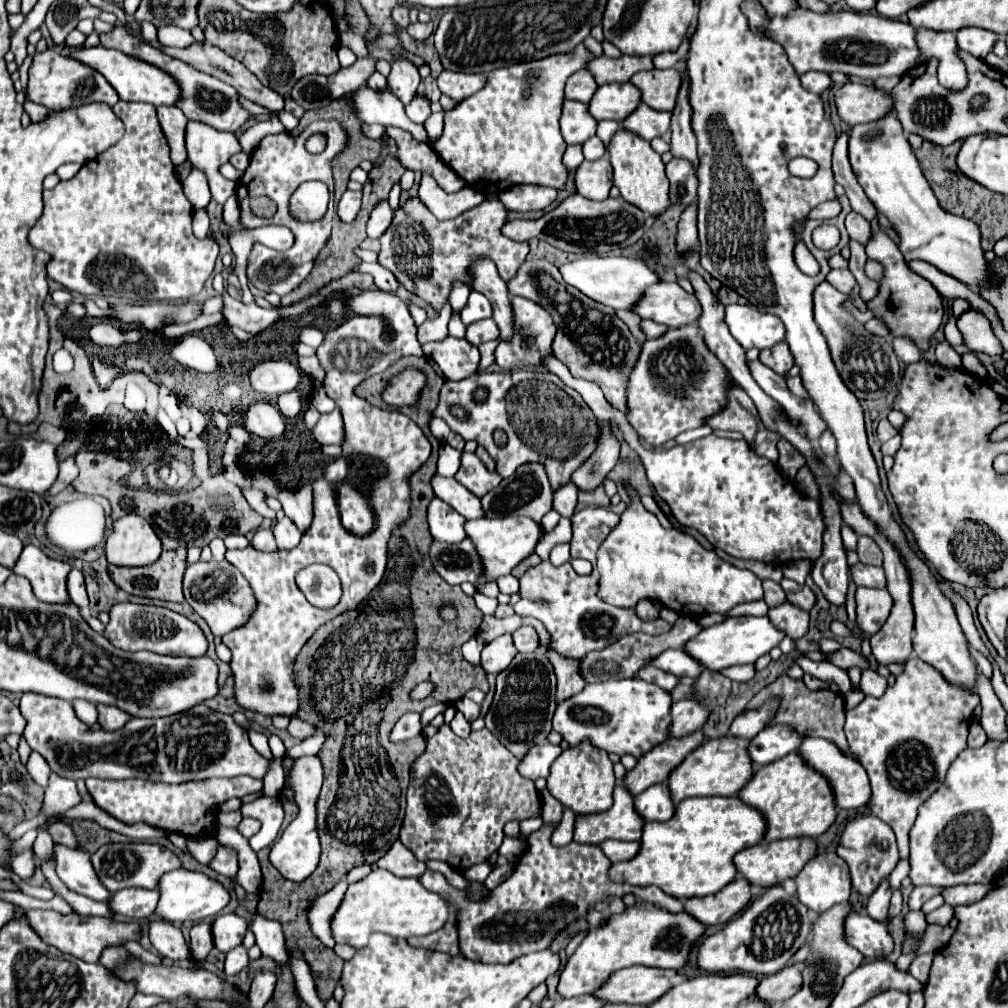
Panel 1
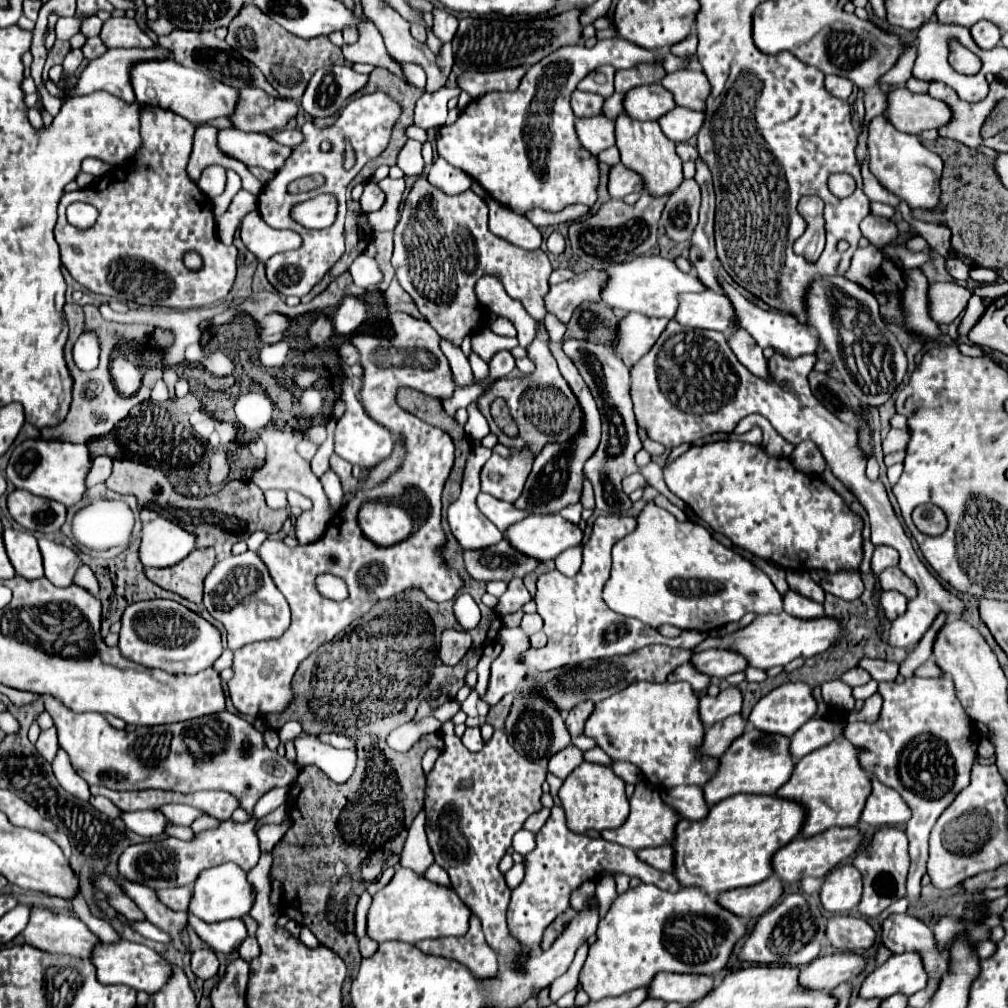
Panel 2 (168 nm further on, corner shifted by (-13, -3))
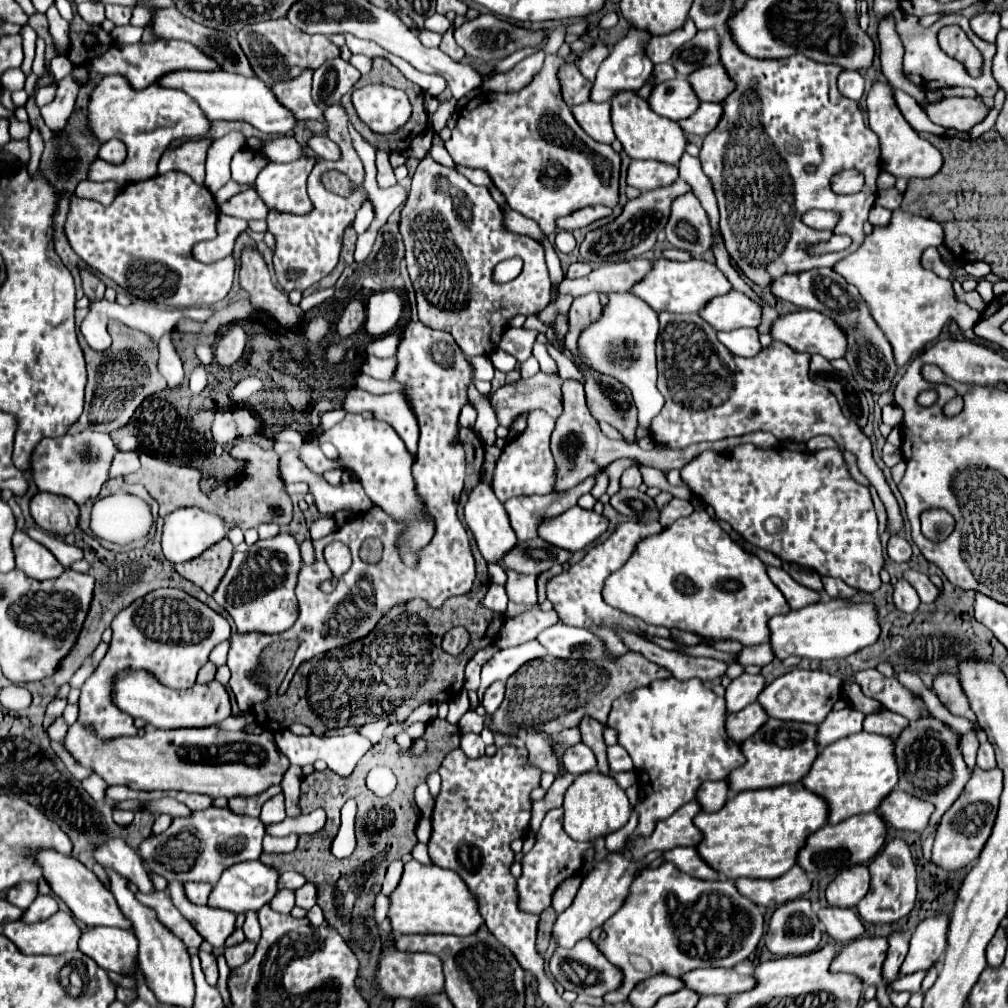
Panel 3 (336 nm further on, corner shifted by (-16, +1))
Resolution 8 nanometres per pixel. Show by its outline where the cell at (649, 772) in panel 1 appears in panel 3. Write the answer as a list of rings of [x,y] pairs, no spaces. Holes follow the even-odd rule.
[[[752,703],[748,707],[744,707],[742,711],[738,713],[730,713],[726,717],[726,733],[728,733],[728,739],[732,741],[746,741],[752,733],[756,733],[762,723],[768,719],[768,715],[764,713],[764,709],[758,705],[758,703]]]

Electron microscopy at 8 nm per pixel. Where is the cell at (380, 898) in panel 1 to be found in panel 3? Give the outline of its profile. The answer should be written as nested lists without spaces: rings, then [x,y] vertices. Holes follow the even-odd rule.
[[[408,861],[404,865],[402,879],[390,895],[388,919],[392,931],[398,935],[420,935],[420,933],[448,933],[448,935],[472,935],[484,923],[478,913],[476,899],[464,885],[458,873],[442,869],[438,865],[420,865]]]

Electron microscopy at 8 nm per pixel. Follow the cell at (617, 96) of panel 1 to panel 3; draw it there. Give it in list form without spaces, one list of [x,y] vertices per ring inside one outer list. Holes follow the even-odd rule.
[[[676,77],[672,81],[658,83],[648,97],[648,105],[654,113],[678,121],[690,117],[698,109],[698,99],[690,83],[684,77]]]

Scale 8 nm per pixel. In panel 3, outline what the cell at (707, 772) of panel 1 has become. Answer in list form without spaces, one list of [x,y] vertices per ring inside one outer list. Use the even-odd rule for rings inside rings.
[[[768,719],[752,737],[748,737],[740,745],[746,757],[746,763],[728,775],[730,791],[736,795],[740,791],[750,791],[750,789],[798,783],[808,773],[808,769],[812,767],[812,761],[818,755],[814,737],[816,737],[816,725]]]

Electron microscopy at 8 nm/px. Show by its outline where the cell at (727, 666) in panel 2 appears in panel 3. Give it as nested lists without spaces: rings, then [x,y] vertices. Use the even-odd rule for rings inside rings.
[[[762,643],[762,645],[742,647],[742,651],[738,651],[734,655],[734,659],[742,667],[746,667],[746,665],[760,665],[760,667],[764,667],[764,665],[768,665],[774,659],[774,655],[772,655],[770,643]]]

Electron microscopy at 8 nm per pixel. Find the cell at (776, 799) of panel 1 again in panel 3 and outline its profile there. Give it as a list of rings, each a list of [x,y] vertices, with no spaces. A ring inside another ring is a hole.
[[[860,731],[824,747],[812,771],[800,781],[808,791],[820,795],[828,803],[828,823],[840,823],[852,815],[876,811],[880,801],[896,787],[898,767],[894,761],[894,741],[884,735]]]

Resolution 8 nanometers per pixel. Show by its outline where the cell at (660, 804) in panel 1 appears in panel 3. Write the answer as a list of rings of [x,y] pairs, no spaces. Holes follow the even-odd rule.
[[[704,781],[700,791],[696,791],[696,801],[708,813],[722,809],[728,799],[728,781]]]

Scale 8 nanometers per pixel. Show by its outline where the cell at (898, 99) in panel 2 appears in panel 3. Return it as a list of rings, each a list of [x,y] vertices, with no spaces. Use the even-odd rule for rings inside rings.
[[[948,97],[940,101],[930,101],[924,105],[928,119],[944,129],[970,129],[988,115],[990,105],[984,99],[960,99]]]

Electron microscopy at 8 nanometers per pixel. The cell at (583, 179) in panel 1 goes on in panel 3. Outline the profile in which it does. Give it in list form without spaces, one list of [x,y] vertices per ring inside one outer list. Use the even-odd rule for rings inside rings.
[[[632,161],[628,165],[626,183],[640,191],[672,185],[678,179],[678,167],[660,161]]]

